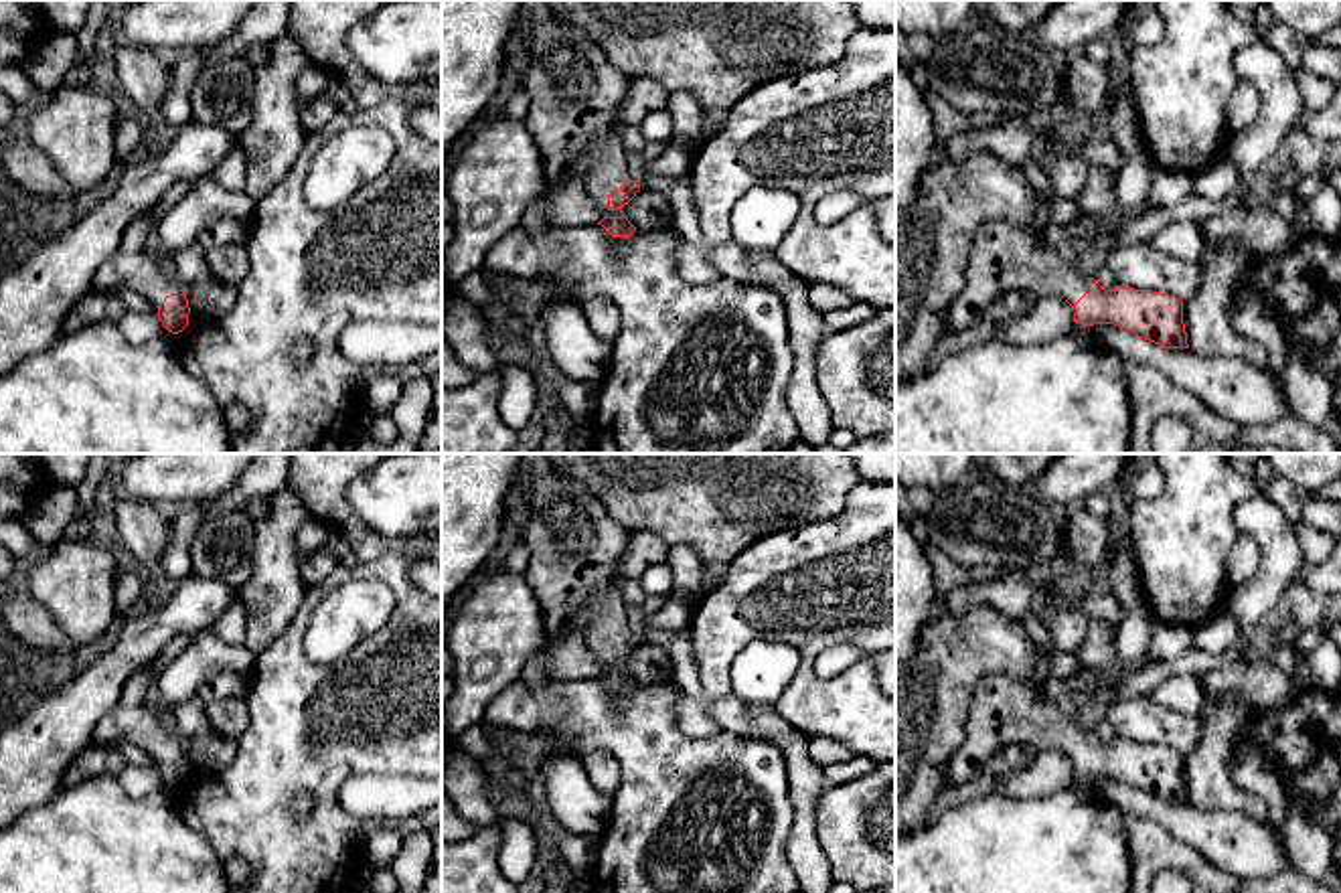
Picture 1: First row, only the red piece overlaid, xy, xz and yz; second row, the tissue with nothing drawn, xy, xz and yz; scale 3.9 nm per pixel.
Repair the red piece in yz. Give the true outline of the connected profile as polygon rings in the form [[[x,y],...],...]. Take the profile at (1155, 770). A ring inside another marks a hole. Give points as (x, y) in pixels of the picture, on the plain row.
[[[989,674],[974,686],[964,741],[942,767],[944,786],[978,786],[987,761],[1005,745],[1055,749],[1072,759],[1076,778],[1114,778],[1165,802],[1189,802],[1181,753],[1153,743],[1102,741],[1039,688],[1037,676]]]

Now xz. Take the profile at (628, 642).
[[[545,466],[533,478],[527,506],[529,522],[523,531],[523,543],[533,557],[525,579],[545,612],[547,638],[559,642],[581,632],[594,656],[608,664],[622,662],[640,644],[622,599],[626,577],[620,563],[632,531],[616,522],[583,482],[553,466]]]

